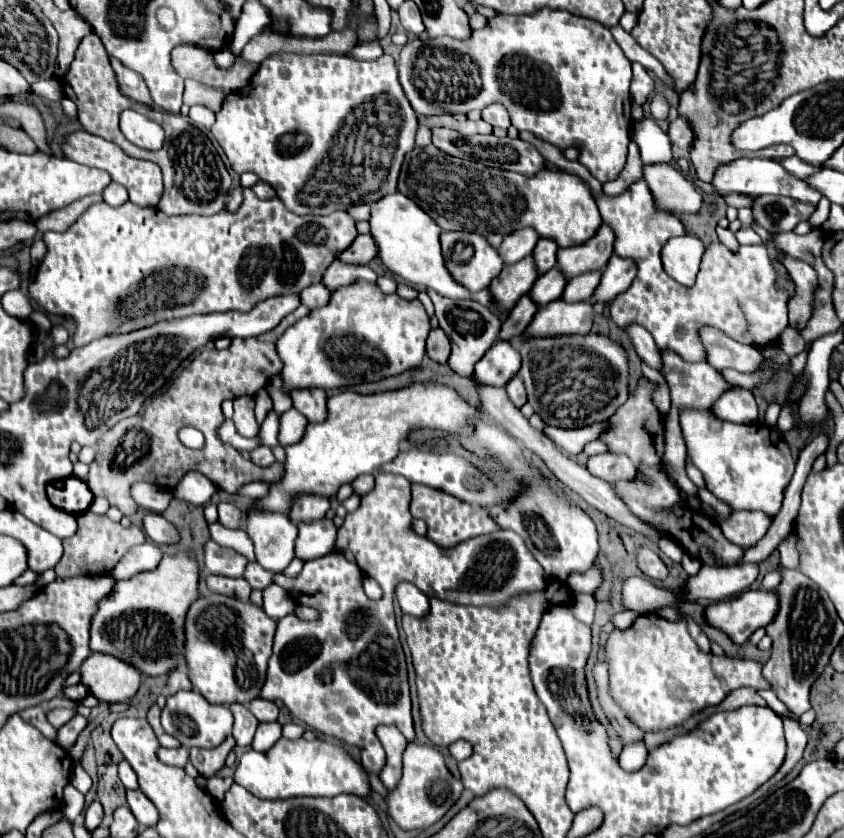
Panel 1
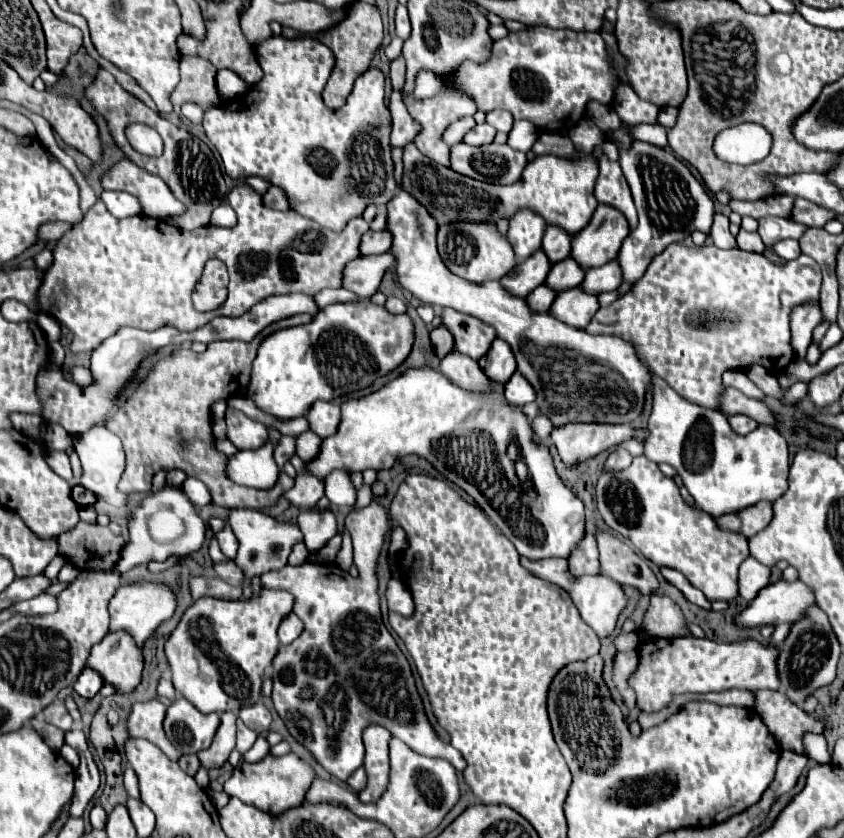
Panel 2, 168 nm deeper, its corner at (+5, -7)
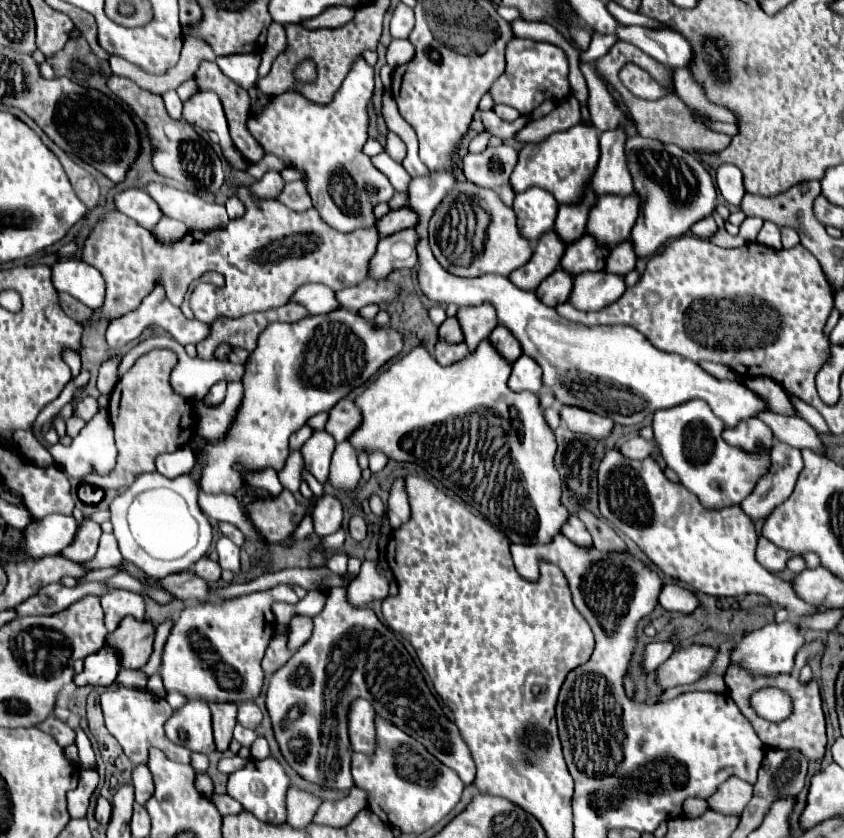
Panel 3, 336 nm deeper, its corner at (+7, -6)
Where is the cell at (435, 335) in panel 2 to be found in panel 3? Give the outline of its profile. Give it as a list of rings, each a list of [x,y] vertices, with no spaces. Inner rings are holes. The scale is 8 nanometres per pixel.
[[[450,317],[446,319],[442,325],[440,325],[440,339],[444,341],[450,341],[450,343],[462,343],[464,341],[464,333],[460,329],[460,323],[456,317]]]

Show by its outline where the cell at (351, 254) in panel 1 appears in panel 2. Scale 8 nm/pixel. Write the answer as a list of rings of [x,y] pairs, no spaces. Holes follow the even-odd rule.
[[[368,230],[362,236],[360,242],[360,256],[374,256],[374,254],[384,254],[390,250],[390,234],[386,234],[386,230],[380,232],[372,232]]]

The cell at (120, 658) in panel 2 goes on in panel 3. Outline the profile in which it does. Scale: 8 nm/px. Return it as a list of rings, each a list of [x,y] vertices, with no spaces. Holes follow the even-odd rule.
[[[126,617],[106,643],[116,645],[120,653],[124,653],[124,669],[140,669],[152,655],[154,635],[156,627],[150,621]]]

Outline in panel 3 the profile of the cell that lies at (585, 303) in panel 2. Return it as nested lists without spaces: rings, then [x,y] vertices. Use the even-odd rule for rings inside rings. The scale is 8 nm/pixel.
[[[608,271],[580,273],[574,277],[574,289],[570,303],[580,311],[600,311],[610,303],[618,301],[626,291],[624,275]]]

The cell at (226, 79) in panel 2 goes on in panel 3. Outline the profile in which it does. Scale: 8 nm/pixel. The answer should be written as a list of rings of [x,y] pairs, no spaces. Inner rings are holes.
[[[236,53],[226,57],[216,57],[216,63],[224,75],[232,77],[244,89],[250,89],[258,79],[258,65],[260,65],[258,53]]]

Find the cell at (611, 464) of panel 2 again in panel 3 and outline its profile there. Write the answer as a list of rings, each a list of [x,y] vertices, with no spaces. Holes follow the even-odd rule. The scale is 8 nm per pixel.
[[[632,437],[630,441],[626,441],[622,447],[620,447],[620,451],[624,453],[624,455],[628,455],[628,457],[632,457],[632,459],[646,459],[646,457],[650,457],[654,451],[658,451],[658,443],[652,439],[652,441],[648,441],[648,439],[644,439],[644,437]]]

